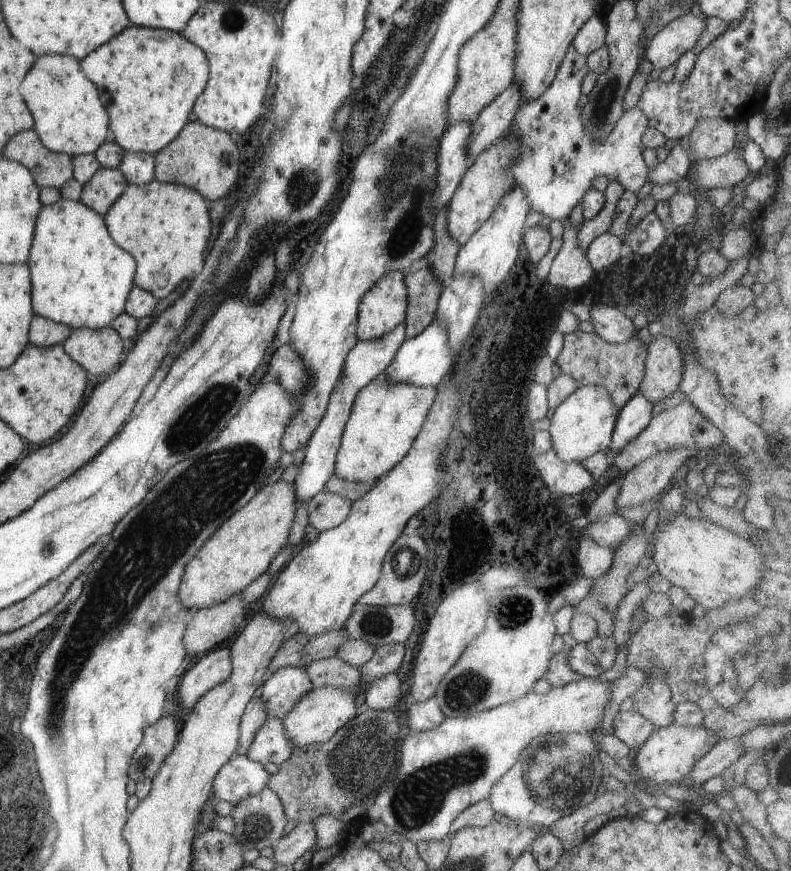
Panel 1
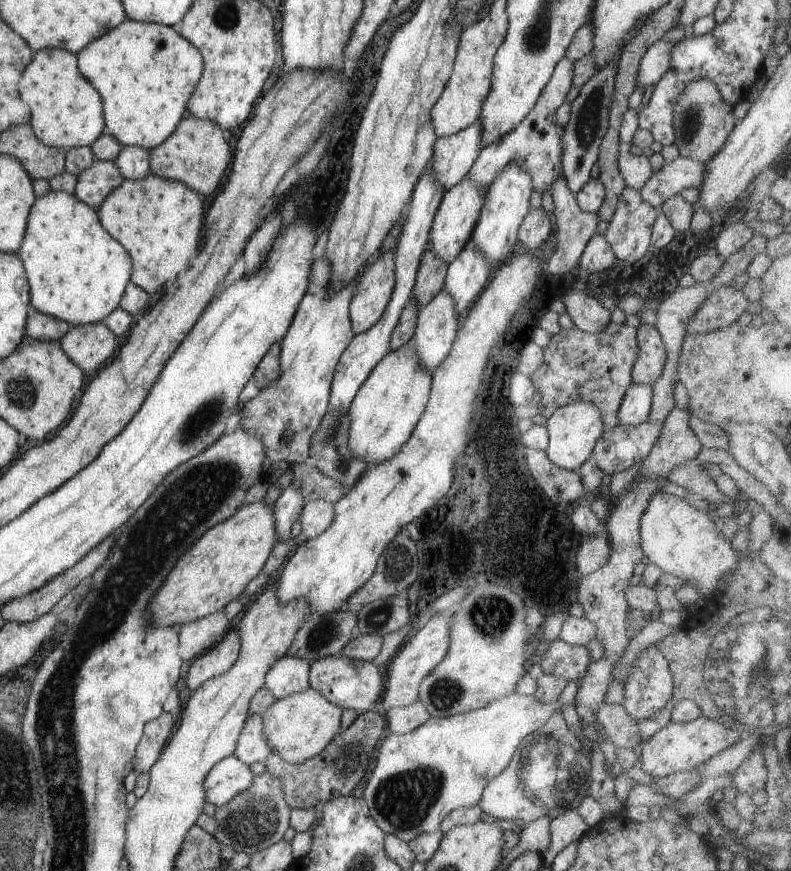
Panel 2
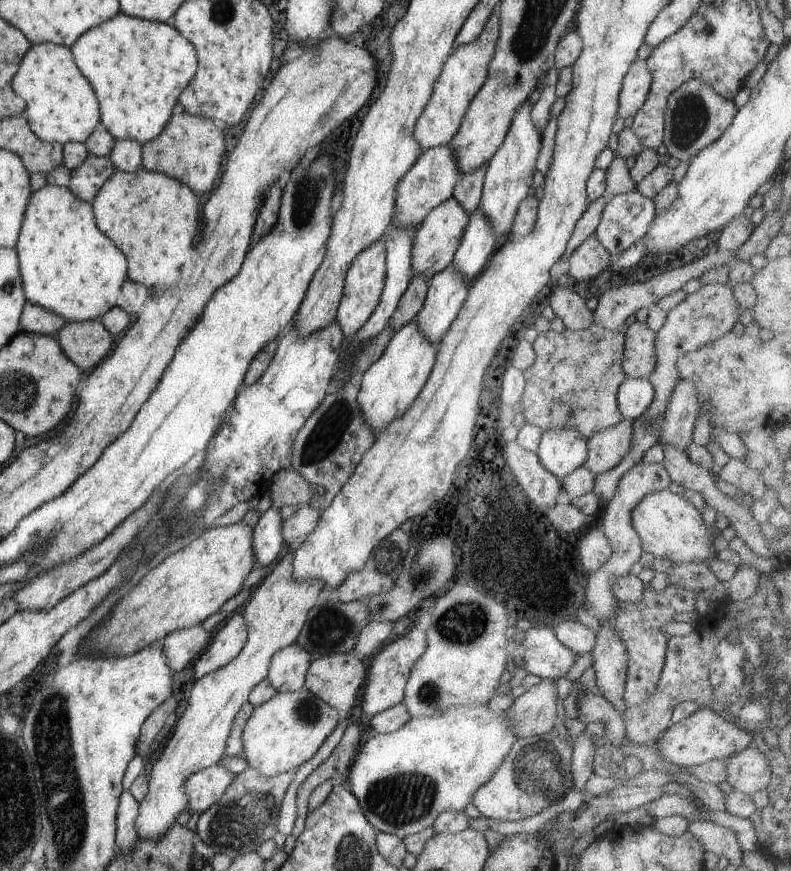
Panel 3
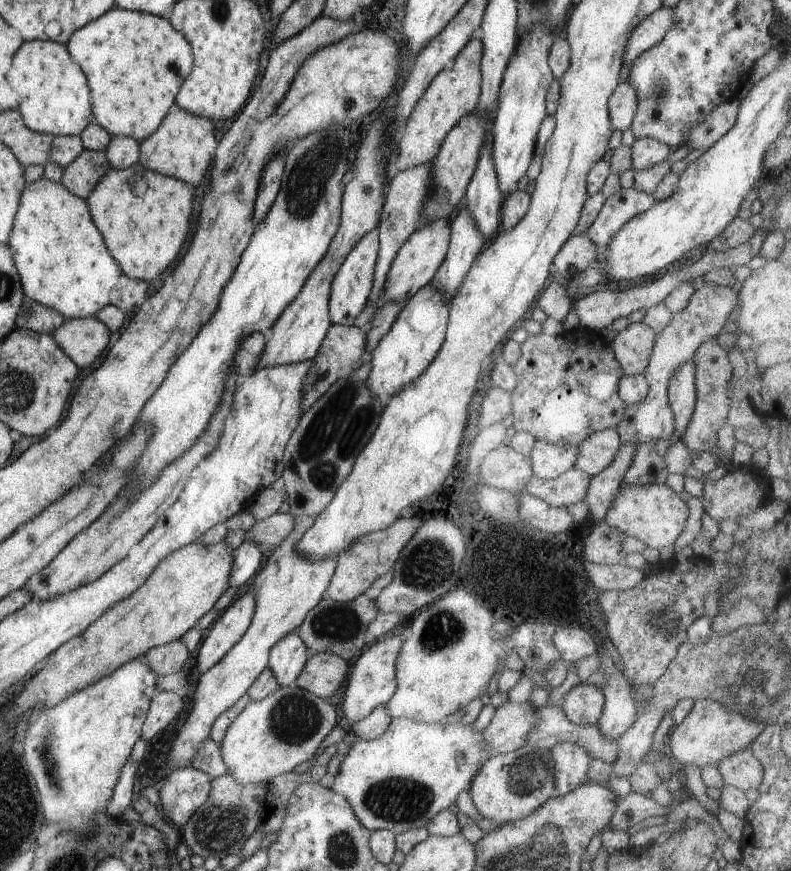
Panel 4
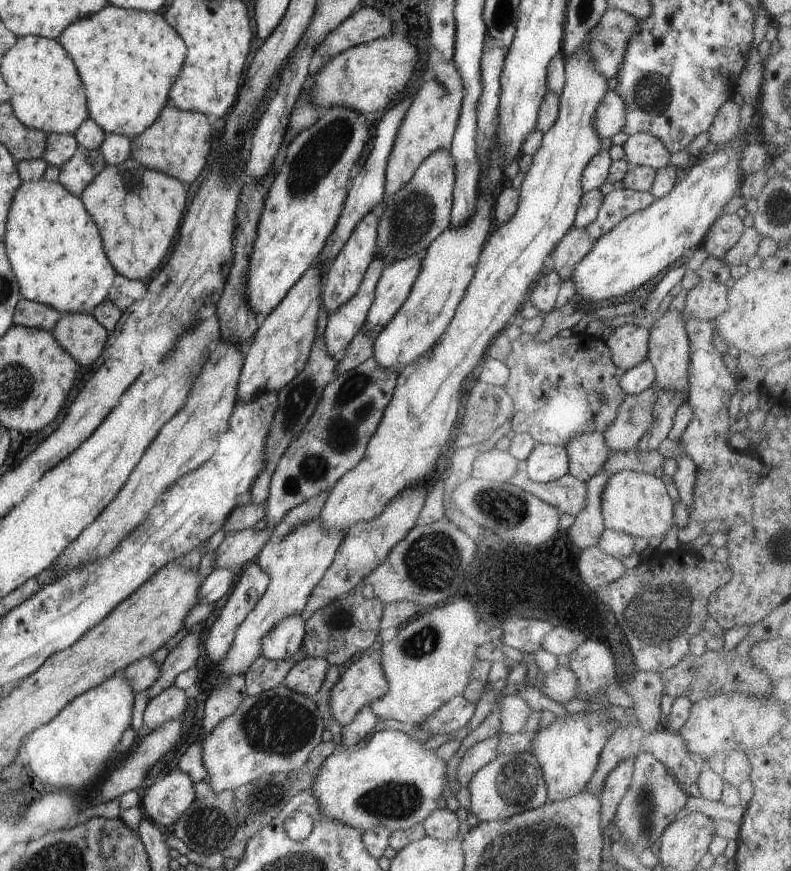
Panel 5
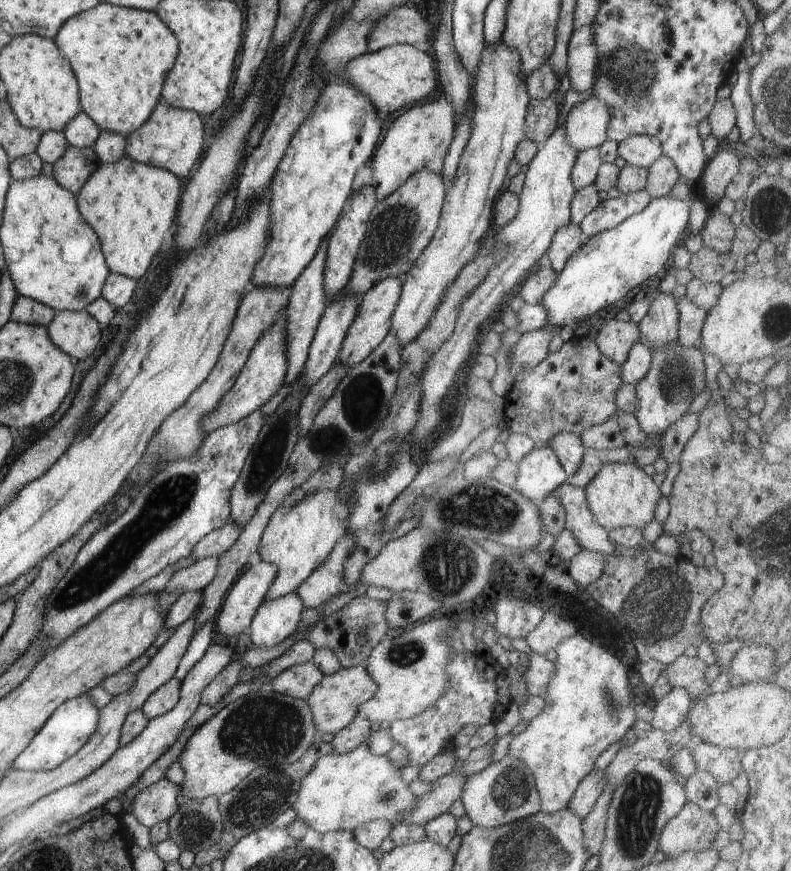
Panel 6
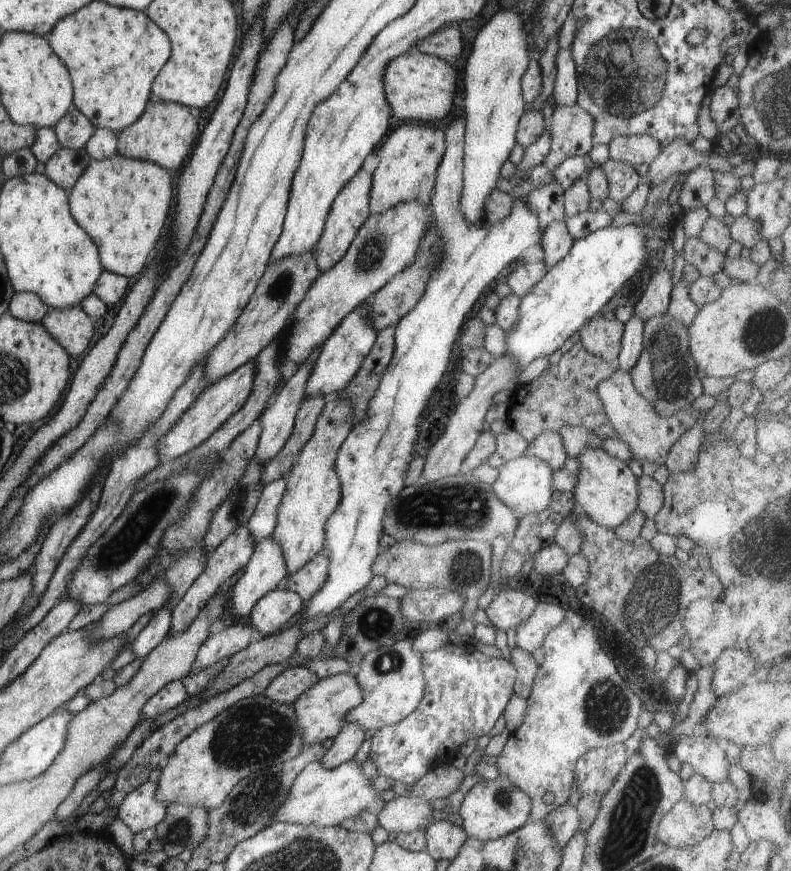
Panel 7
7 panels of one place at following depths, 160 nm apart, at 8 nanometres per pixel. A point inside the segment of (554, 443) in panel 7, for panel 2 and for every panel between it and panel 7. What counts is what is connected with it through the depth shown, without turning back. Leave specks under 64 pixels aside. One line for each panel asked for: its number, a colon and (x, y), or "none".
2: (618, 449)
3: (607, 448)
4: (596, 452)
5: (587, 452)
6: (568, 447)

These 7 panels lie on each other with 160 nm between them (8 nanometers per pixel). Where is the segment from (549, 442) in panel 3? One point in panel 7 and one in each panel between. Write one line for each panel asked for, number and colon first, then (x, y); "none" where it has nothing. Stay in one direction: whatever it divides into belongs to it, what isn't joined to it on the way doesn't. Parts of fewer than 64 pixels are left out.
4: (548, 461)
5: (546, 463)
6: (540, 472)
7: (524, 484)

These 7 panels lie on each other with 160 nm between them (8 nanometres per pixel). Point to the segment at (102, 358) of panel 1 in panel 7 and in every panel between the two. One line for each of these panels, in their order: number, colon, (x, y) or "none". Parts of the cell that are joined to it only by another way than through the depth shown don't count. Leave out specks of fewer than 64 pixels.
2: (91, 346)
3: (85, 343)
4: (84, 340)
5: (79, 334)
6: (76, 333)
7: (71, 327)

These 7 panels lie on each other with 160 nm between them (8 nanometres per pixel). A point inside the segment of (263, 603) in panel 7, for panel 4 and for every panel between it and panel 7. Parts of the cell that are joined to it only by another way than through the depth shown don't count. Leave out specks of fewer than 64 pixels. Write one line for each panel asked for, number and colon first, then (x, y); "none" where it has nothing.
4: (287, 657)
5: (284, 640)
6: (276, 620)

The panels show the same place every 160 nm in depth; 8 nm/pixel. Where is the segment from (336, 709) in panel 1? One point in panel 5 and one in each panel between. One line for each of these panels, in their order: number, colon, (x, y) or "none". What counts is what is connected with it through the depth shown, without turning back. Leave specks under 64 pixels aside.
2: (301, 725)
3: (283, 732)
4: (270, 737)
5: (272, 732)

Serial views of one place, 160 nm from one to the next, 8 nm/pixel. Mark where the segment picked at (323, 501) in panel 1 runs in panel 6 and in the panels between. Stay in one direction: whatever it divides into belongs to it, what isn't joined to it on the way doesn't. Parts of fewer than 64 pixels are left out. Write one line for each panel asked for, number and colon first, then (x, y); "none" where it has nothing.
2: (317, 515)
3: (294, 529)
4: (267, 534)
5: (236, 549)
6: (198, 576)

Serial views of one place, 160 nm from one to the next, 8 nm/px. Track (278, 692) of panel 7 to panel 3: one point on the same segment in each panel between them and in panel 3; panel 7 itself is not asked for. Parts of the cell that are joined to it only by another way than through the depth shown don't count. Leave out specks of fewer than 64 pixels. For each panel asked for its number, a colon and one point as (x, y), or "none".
3: (336, 679)
4: (323, 674)
5: (306, 678)
6: (298, 682)

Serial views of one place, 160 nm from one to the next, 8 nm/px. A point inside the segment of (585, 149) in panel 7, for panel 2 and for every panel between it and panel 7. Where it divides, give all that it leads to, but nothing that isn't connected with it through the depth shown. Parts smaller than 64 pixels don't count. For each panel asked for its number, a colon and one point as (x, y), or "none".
2: (654, 64)
3: (635, 86)
4: (622, 105)
5: (610, 118)
6: (586, 123)

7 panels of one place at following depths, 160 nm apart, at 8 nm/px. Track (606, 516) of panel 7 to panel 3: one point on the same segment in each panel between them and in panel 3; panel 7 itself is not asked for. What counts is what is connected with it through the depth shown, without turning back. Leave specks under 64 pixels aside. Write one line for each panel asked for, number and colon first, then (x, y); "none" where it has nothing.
3: (667, 524)
4: (656, 515)
5: (638, 504)
6: (621, 495)

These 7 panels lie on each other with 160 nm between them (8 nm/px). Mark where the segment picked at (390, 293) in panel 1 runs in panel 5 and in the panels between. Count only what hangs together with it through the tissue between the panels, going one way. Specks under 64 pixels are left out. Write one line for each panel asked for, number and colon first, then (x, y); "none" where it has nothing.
2: (377, 280)
3: (364, 281)
4: (350, 287)
5: (344, 275)

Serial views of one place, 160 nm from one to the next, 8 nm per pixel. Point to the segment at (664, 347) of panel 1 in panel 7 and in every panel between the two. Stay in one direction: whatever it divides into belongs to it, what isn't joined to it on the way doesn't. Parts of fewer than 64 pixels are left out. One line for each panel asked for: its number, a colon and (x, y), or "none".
2: (652, 355)
3: (639, 359)
4: (632, 347)
5: (628, 345)
6: (615, 339)
7: (601, 337)

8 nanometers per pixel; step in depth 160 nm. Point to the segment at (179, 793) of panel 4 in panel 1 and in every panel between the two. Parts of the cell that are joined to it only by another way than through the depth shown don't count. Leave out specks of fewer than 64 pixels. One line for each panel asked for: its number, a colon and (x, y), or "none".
1: (240, 777)
2: (230, 776)
3: (204, 788)

